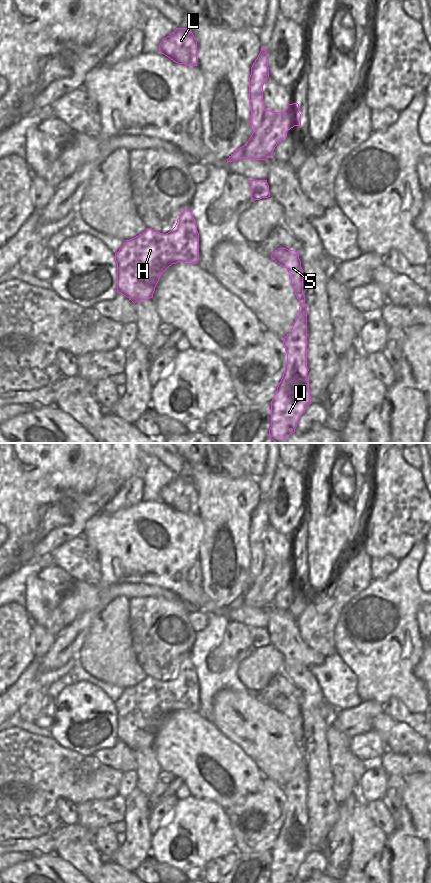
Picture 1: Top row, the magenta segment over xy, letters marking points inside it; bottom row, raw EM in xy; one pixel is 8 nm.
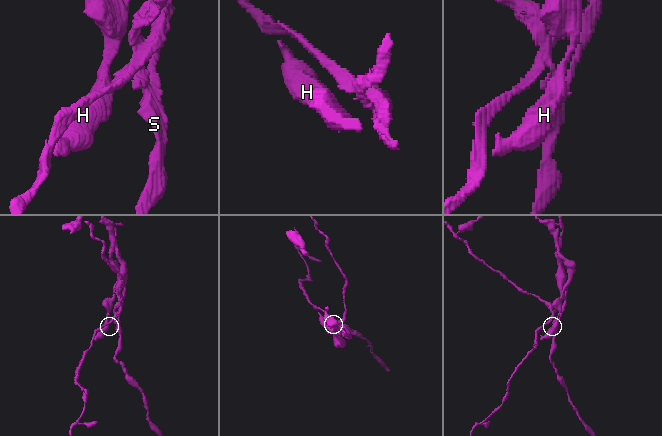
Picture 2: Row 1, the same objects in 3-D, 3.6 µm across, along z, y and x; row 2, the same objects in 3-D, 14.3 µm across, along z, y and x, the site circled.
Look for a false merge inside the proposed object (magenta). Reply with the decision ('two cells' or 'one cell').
two cells

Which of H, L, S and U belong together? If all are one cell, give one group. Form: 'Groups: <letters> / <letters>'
Groups: H L / S U

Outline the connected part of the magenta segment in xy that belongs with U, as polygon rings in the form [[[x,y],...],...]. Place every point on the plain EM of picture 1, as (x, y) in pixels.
[[[278,696],[271,706],[287,717],[295,743],[301,751],[291,779],[283,786],[287,811],[271,849],[269,883],[290,883],[307,855],[313,850],[307,821],[307,753],[303,741],[303,717],[299,700]]]

